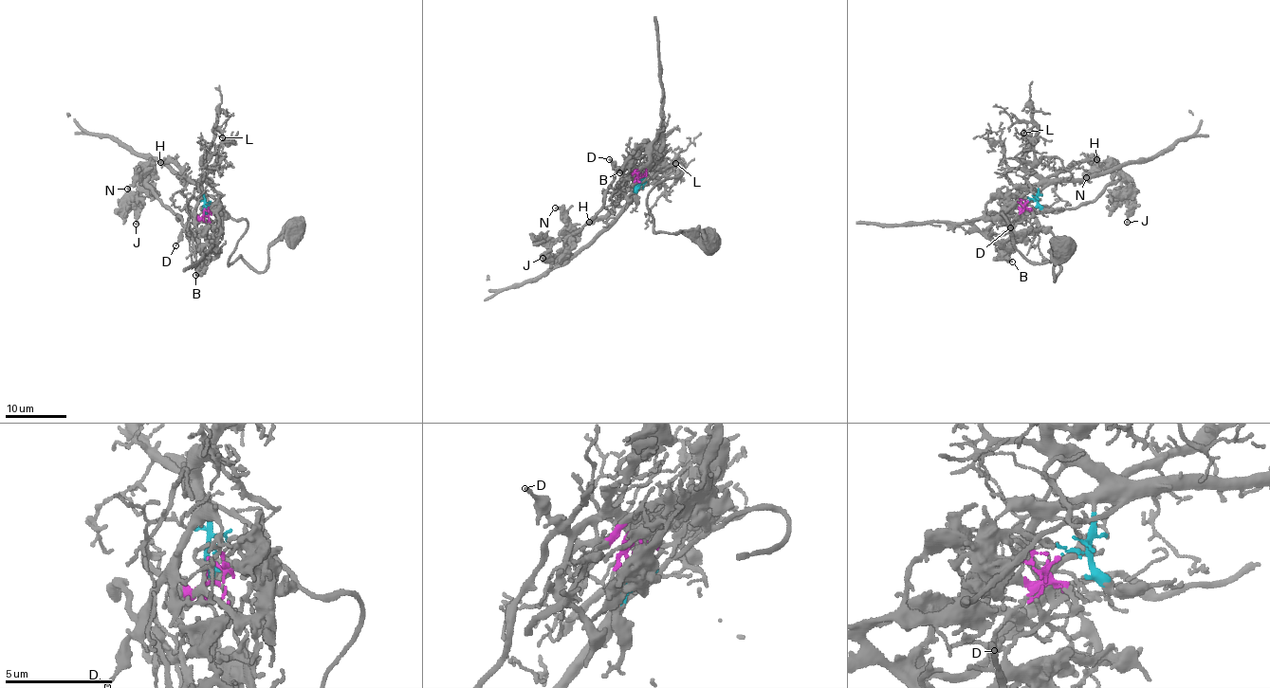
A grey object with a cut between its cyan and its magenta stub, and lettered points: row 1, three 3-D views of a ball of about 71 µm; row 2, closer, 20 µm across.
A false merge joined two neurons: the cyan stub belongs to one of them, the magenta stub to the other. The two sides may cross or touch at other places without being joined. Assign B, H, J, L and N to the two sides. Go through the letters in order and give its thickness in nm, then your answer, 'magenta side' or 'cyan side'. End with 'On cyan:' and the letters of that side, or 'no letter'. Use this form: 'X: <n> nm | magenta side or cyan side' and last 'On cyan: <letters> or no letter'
B: 240 nm | magenta side
H: 200 nm | cyan side
J: 200 nm | magenta side
L: 180 nm | cyan side
N: 240 nm | magenta side
On cyan: H, L

